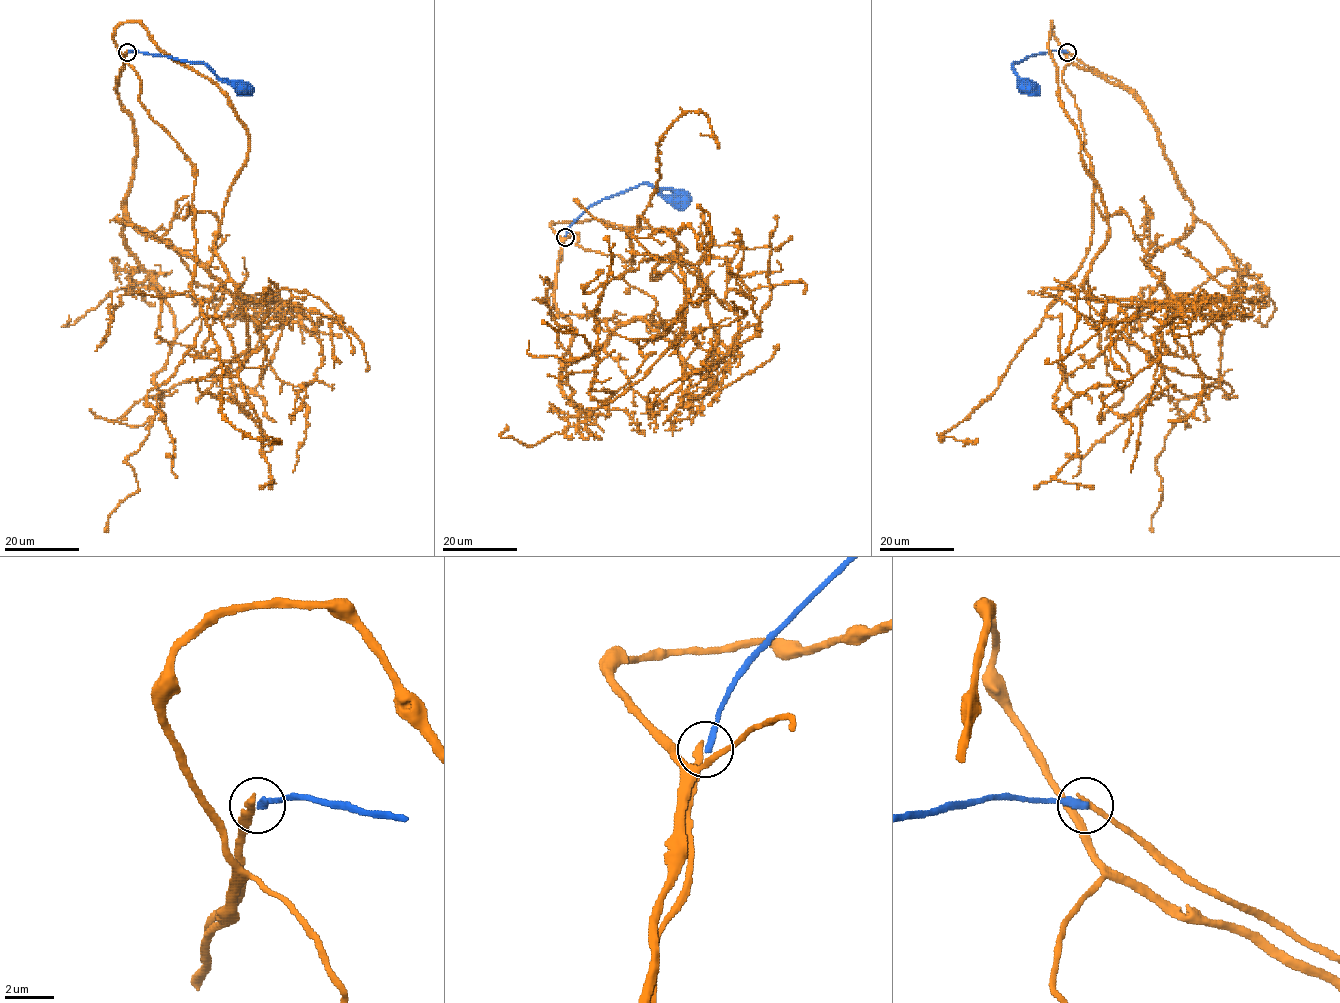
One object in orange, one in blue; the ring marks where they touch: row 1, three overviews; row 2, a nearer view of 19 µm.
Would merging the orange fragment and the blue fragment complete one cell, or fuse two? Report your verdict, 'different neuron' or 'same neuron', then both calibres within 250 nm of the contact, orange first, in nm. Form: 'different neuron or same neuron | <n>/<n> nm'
different neuron | 300/260 nm

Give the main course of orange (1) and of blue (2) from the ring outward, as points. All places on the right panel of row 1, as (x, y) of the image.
1: (1067, 52), (1120, 83), (1072, 64), (1051, 22), (1107, 217), (1085, 297), (1162, 365), (1128, 417), (1100, 400)
2: (1067, 52), (1029, 55), (1014, 63), (1013, 70), (1026, 80), (1028, 87)

